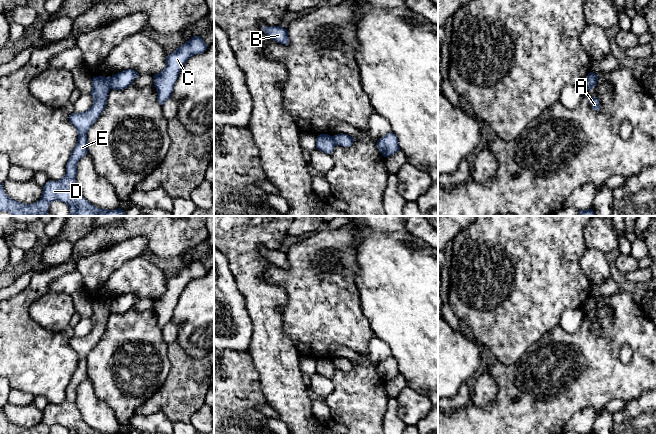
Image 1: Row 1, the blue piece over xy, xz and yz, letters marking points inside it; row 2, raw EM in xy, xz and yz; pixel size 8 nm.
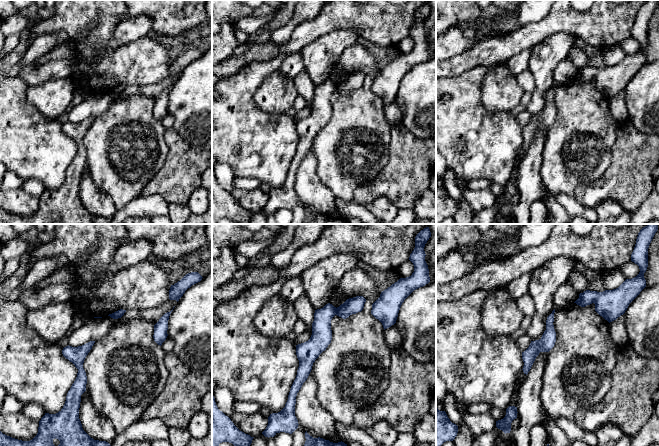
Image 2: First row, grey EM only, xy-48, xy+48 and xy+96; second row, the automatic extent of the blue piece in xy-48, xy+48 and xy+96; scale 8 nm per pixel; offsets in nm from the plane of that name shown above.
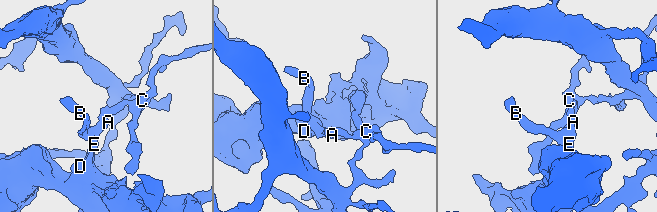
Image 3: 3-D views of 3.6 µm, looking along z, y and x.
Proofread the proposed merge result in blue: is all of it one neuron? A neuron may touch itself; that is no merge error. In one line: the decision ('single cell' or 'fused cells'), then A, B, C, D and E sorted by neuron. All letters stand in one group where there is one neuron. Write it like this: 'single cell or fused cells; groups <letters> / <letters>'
fused cells; groups A B D E / C

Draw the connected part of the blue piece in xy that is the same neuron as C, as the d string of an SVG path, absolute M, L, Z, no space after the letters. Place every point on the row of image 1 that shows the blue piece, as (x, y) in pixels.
M193 36L188 42L166 56L166 67L153 76L160 105L163 105L171 97L178 74L188 59L203 53L207 47L201 36Z

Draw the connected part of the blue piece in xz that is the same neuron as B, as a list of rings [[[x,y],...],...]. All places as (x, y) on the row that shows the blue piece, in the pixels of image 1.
[[[262,26],[265,34],[272,40],[287,45],[289,43],[289,37],[287,29],[280,26],[265,27]]]

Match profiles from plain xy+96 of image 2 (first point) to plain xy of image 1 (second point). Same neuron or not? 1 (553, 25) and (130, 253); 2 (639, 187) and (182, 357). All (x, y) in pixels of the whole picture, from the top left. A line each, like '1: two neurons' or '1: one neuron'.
1: two neurons
2: one neuron

